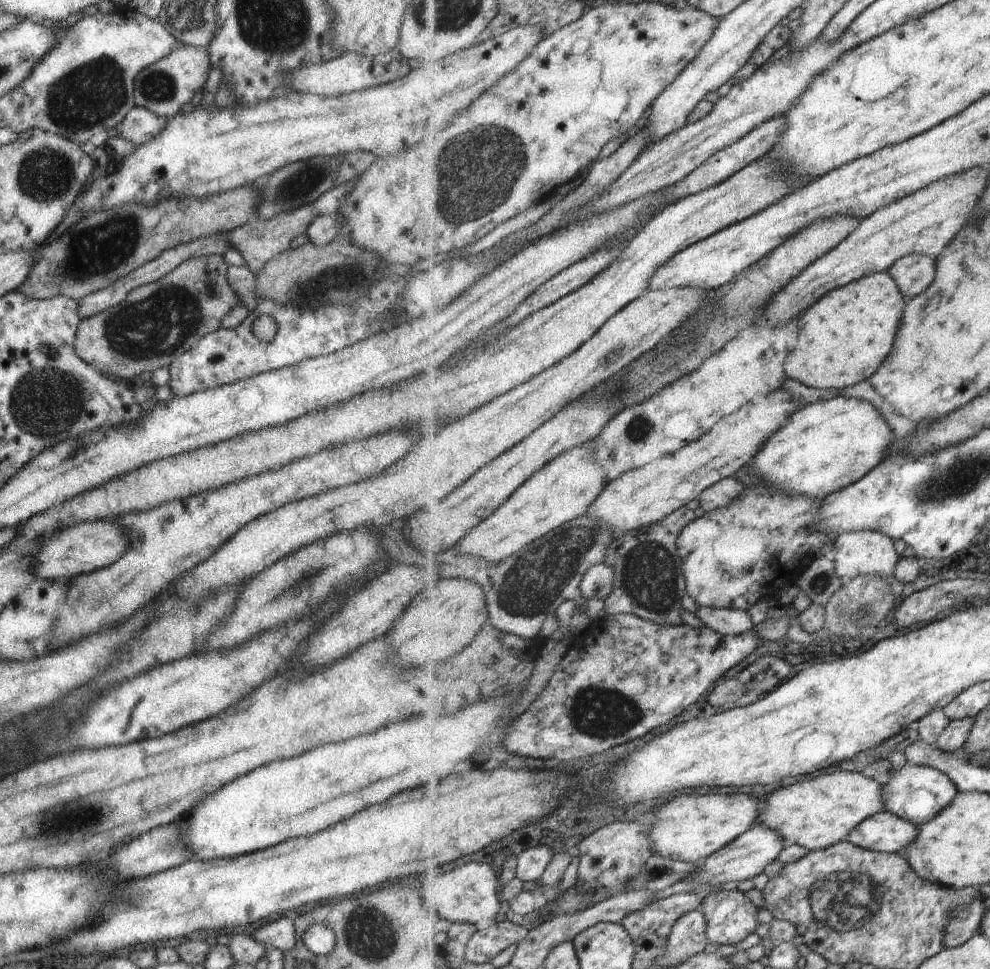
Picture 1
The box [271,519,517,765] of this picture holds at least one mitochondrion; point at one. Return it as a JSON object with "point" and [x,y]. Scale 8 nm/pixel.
{"point":[306,578]}

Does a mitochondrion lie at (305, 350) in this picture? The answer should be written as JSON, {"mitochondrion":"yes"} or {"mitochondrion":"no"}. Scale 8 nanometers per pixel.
{"mitochondrion":"no"}

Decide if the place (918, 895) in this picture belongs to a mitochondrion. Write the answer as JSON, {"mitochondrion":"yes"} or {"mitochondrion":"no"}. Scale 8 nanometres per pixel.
{"mitochondrion":"no"}

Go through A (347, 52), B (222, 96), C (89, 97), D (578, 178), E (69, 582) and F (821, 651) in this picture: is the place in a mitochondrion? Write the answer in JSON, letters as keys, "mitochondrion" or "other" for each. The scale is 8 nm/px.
{"A":"other","B":"other","C":"mitochondrion","D":"other","E":"other","F":"other"}

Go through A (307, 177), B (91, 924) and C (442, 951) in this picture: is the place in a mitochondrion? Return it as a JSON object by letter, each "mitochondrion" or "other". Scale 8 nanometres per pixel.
{"A":"mitochondrion","B":"other","C":"other"}

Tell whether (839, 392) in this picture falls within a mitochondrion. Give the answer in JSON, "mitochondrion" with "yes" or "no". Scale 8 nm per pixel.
{"mitochondrion":"no"}

